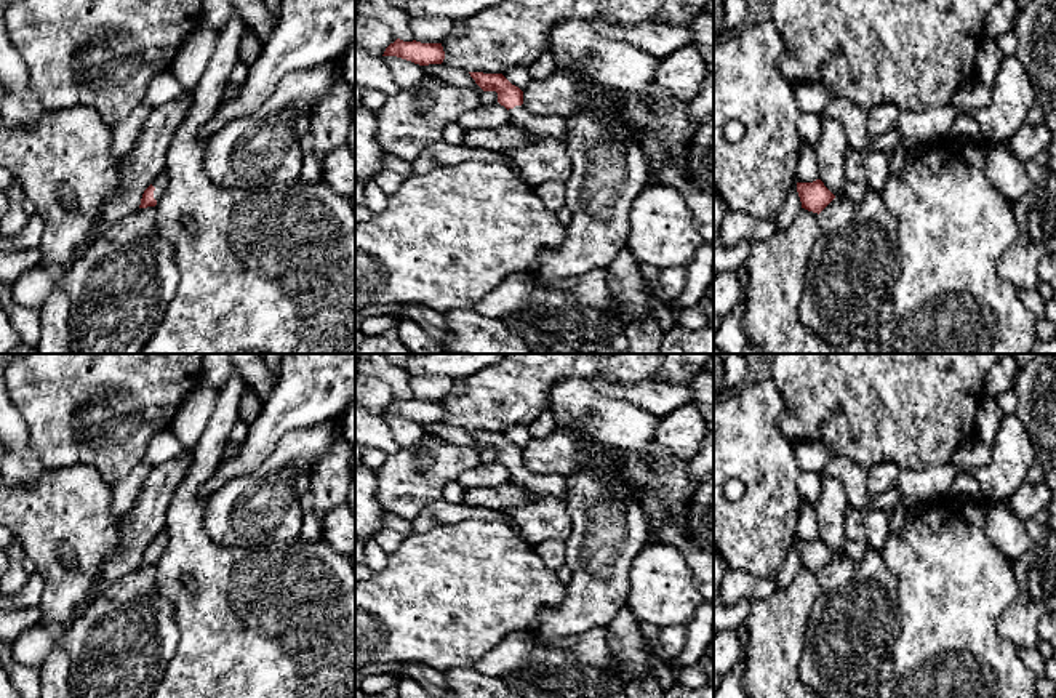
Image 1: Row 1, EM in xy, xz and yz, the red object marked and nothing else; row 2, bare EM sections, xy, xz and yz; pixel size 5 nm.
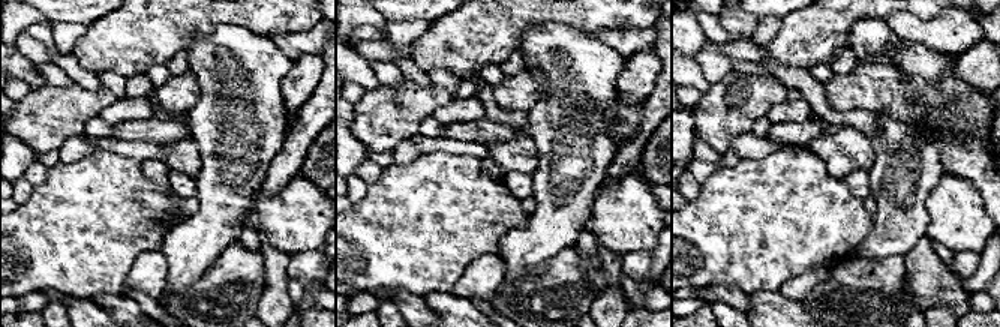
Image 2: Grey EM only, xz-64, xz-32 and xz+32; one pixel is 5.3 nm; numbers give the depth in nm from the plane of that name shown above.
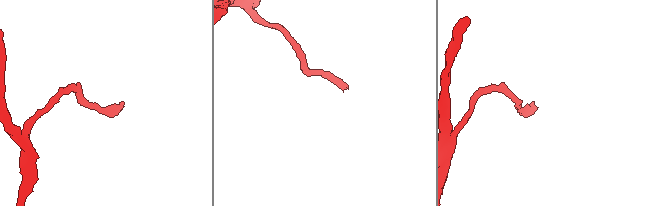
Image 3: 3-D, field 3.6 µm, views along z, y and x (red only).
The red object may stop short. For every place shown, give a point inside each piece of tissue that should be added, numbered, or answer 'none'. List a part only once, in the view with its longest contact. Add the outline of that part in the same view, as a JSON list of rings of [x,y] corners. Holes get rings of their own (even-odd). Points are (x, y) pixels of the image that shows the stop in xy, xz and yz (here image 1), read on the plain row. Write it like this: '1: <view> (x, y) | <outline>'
1: xy (160, 541) | [[[160,532],[154,540],[152,544],[155,546],[154,549],[154,557],[158,559],[162,557],[162,554],[165,552],[166,546],[168,546],[168,535],[165,532]]]

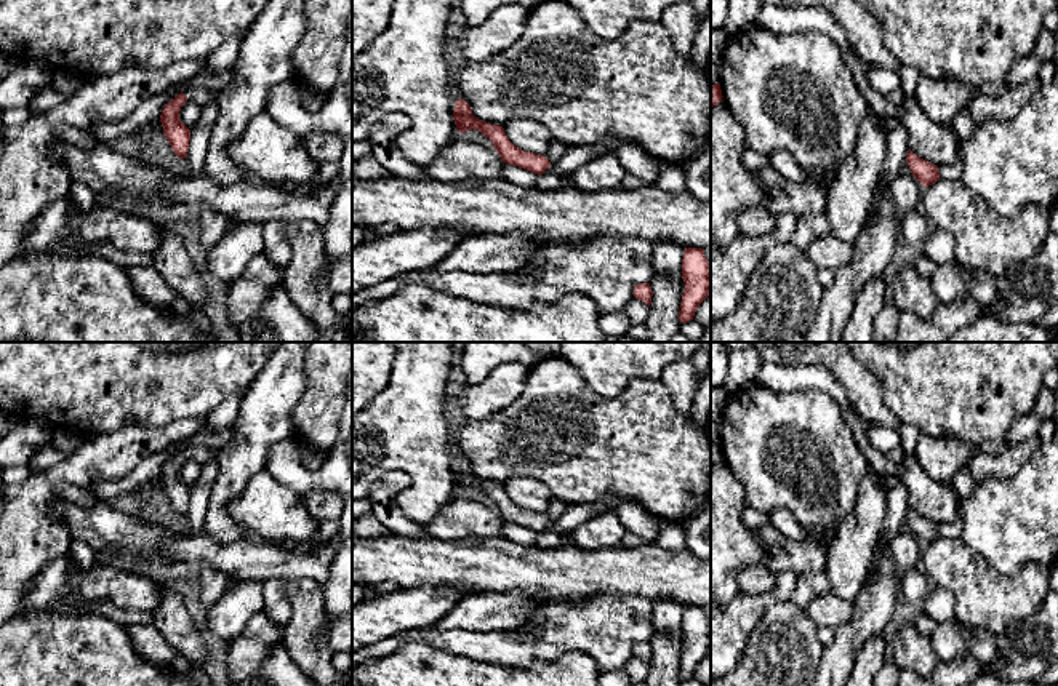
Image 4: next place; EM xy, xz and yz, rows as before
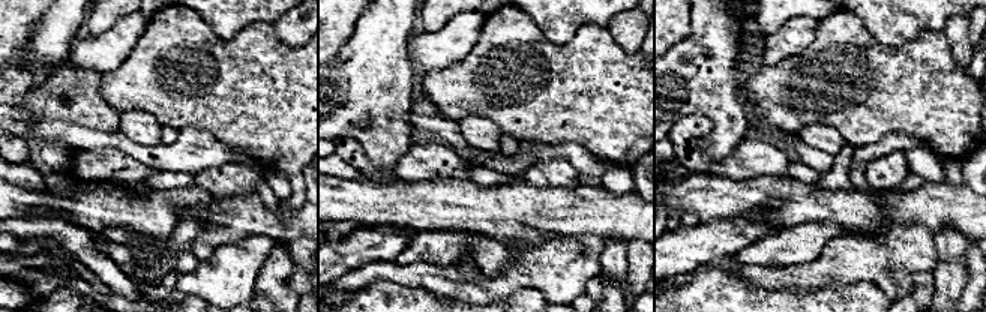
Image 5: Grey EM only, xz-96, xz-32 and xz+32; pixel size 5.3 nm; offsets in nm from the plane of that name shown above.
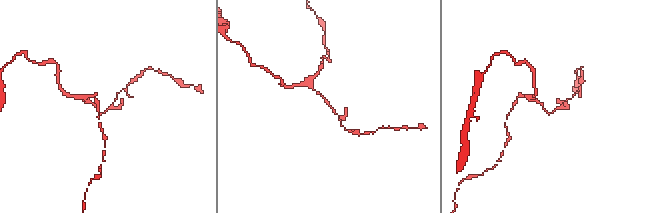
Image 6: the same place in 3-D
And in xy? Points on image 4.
1: xy (200, 454) | [[[189,446],[184,449],[184,454],[187,456],[187,459],[197,461],[202,465],[203,464],[216,464],[216,451],[210,449],[210,448],[197,448],[197,446]]]

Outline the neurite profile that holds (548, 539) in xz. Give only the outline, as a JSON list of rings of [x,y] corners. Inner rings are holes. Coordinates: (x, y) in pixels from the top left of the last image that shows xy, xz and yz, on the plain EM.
[[[546,528],[543,532],[538,534],[536,545],[538,548],[557,548],[562,545],[560,534],[554,529]]]

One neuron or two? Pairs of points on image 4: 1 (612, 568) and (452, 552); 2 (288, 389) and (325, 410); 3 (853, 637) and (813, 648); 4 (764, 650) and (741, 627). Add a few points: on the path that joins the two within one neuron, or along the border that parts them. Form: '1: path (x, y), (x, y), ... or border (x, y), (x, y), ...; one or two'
1: path (572, 568), (511, 568), (492, 565); one
2: border (306, 358), (306, 389), (293, 410), (293, 432); two
3: border (826, 646), (817, 669); two
4: border (772, 605), (749, 637), (741, 659), (732, 669); two

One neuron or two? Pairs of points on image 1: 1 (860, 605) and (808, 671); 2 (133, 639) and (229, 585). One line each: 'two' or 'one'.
1: one
2: two

